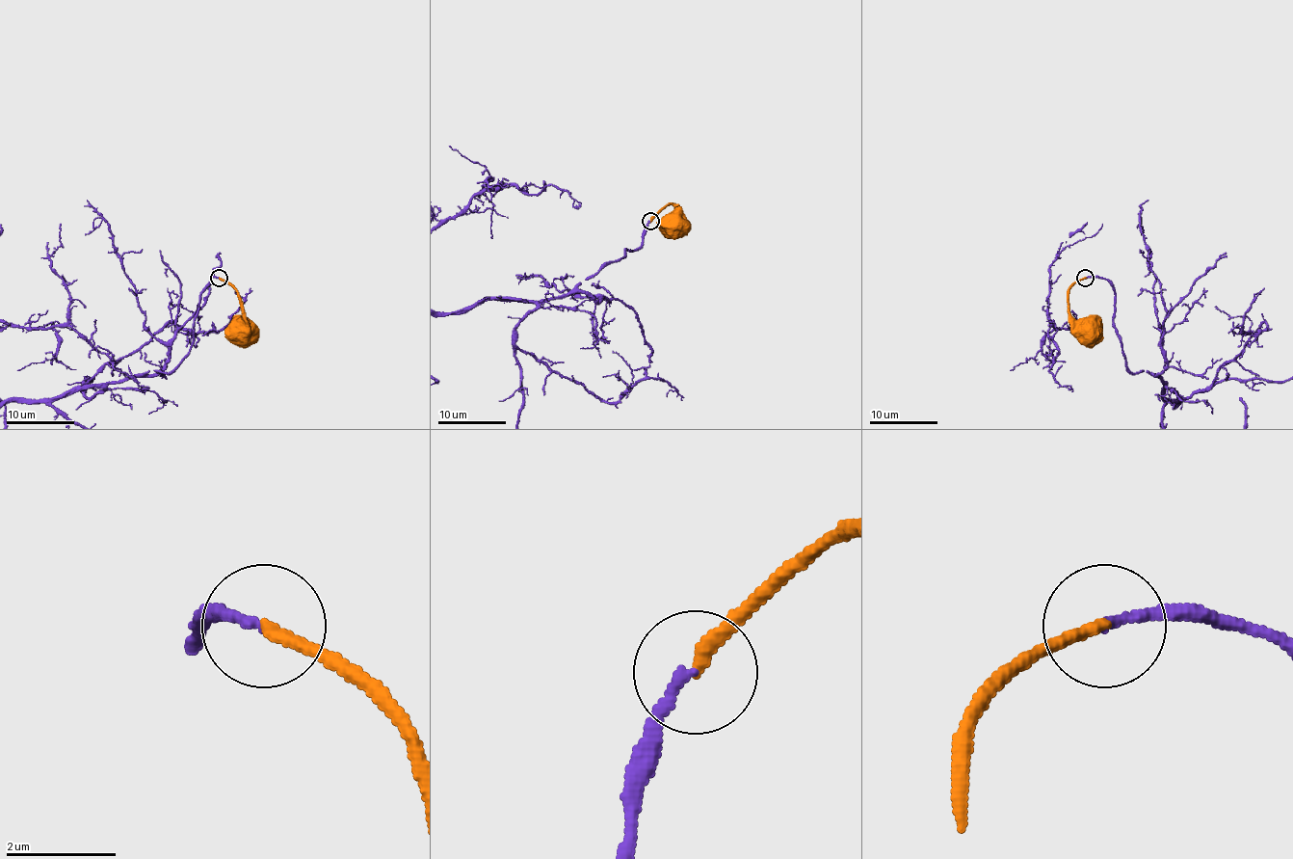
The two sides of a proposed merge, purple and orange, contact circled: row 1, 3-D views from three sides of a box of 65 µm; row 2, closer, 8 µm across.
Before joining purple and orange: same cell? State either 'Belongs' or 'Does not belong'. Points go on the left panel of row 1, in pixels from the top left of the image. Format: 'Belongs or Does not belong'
Belongs

